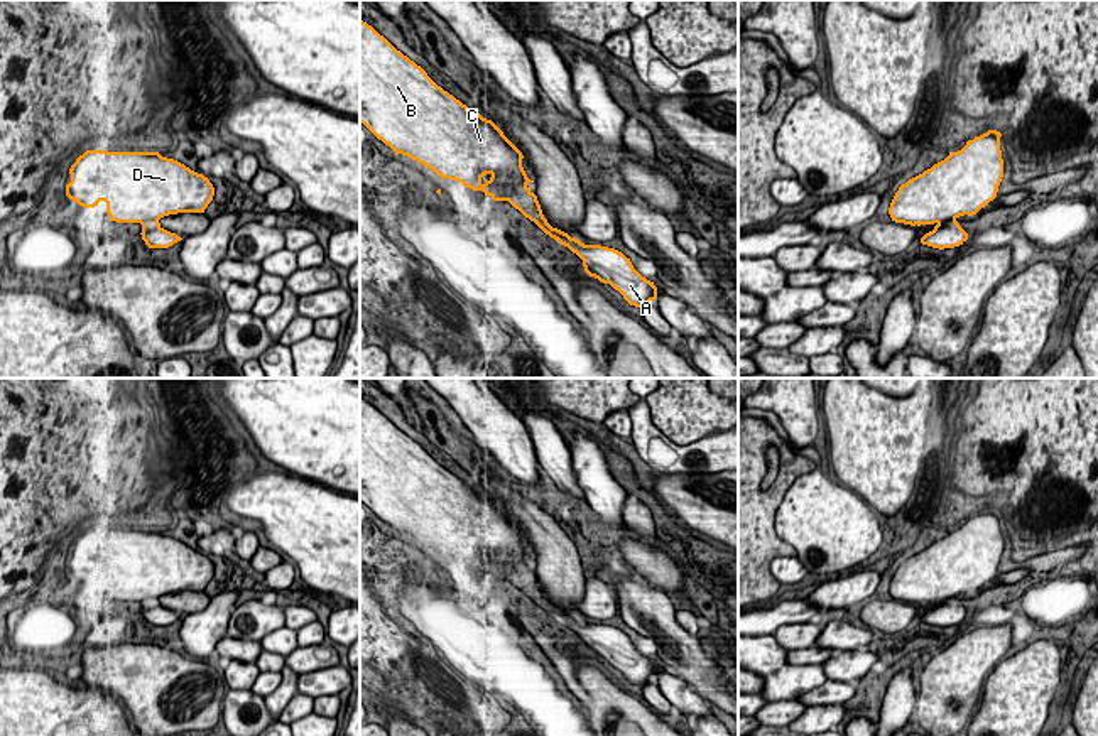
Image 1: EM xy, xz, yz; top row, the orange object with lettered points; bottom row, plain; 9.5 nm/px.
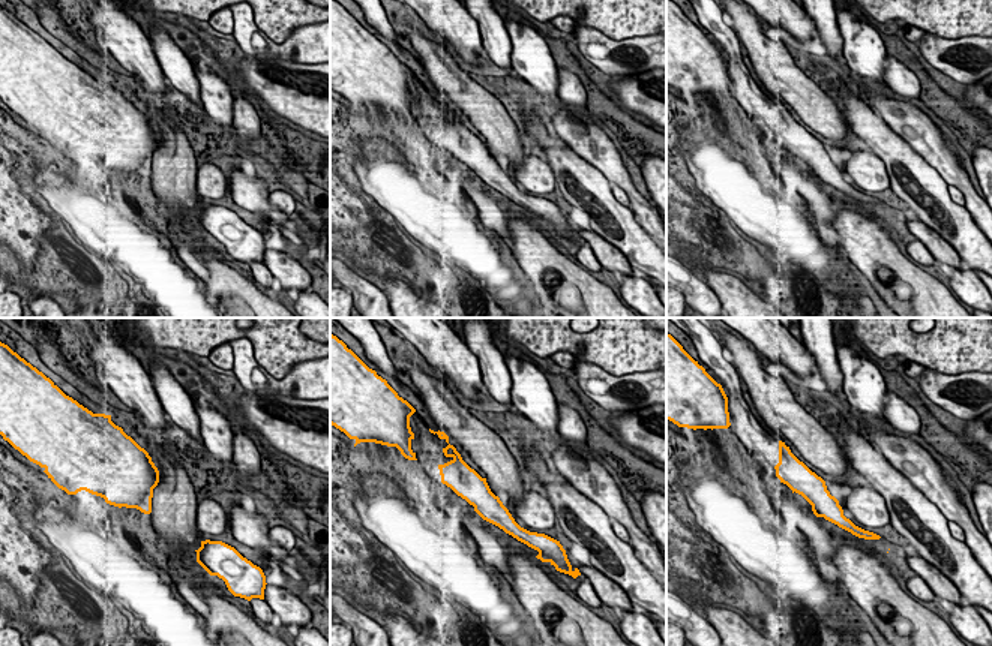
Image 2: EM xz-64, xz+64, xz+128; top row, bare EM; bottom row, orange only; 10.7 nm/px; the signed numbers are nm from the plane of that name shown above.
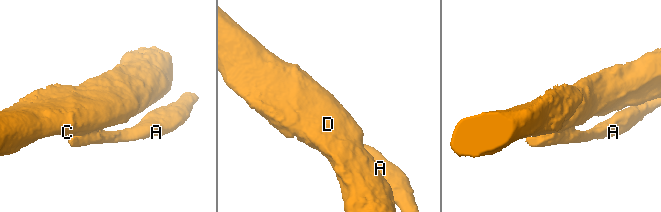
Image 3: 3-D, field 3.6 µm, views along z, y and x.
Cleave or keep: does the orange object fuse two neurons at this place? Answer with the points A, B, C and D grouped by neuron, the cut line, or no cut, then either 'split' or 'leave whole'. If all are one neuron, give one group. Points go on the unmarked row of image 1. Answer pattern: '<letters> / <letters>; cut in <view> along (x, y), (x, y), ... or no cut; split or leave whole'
A / B C D; cut in xz along (522, 557), (510, 557), (512, 569), (505, 578); split

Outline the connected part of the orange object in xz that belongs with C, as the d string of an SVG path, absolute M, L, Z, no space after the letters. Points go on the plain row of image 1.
M360 397L360 501L395 533L402 532L429 545L443 557L483 569L493 579L507 579L515 555L534 560L522 545L522 530L492 500L471 490L438 464L427 451L397 429L383 414Z

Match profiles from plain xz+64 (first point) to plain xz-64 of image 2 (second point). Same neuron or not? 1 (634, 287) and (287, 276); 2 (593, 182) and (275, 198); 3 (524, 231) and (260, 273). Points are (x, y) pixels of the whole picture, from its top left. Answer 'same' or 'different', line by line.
1: different
2: different
3: different

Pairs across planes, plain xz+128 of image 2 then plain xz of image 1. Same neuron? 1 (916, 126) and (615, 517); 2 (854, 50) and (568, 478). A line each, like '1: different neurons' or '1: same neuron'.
1: different neurons
2: different neurons

